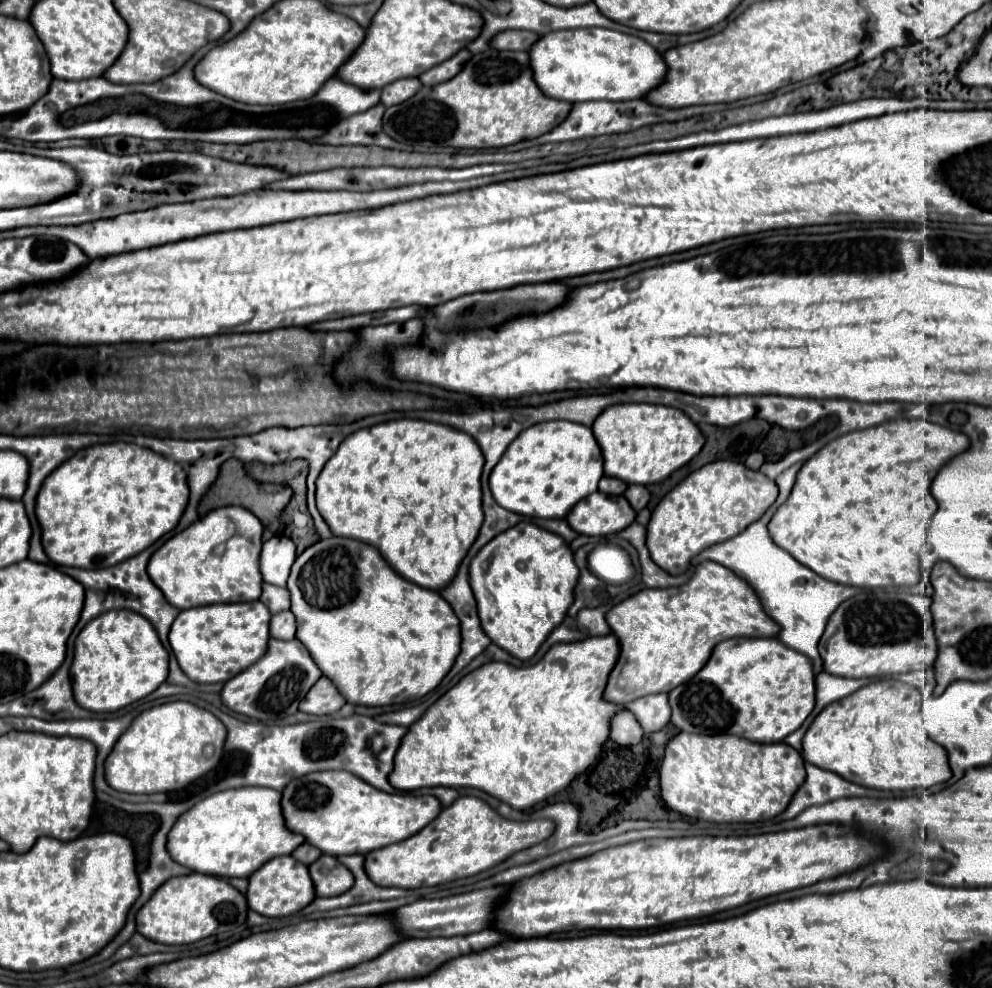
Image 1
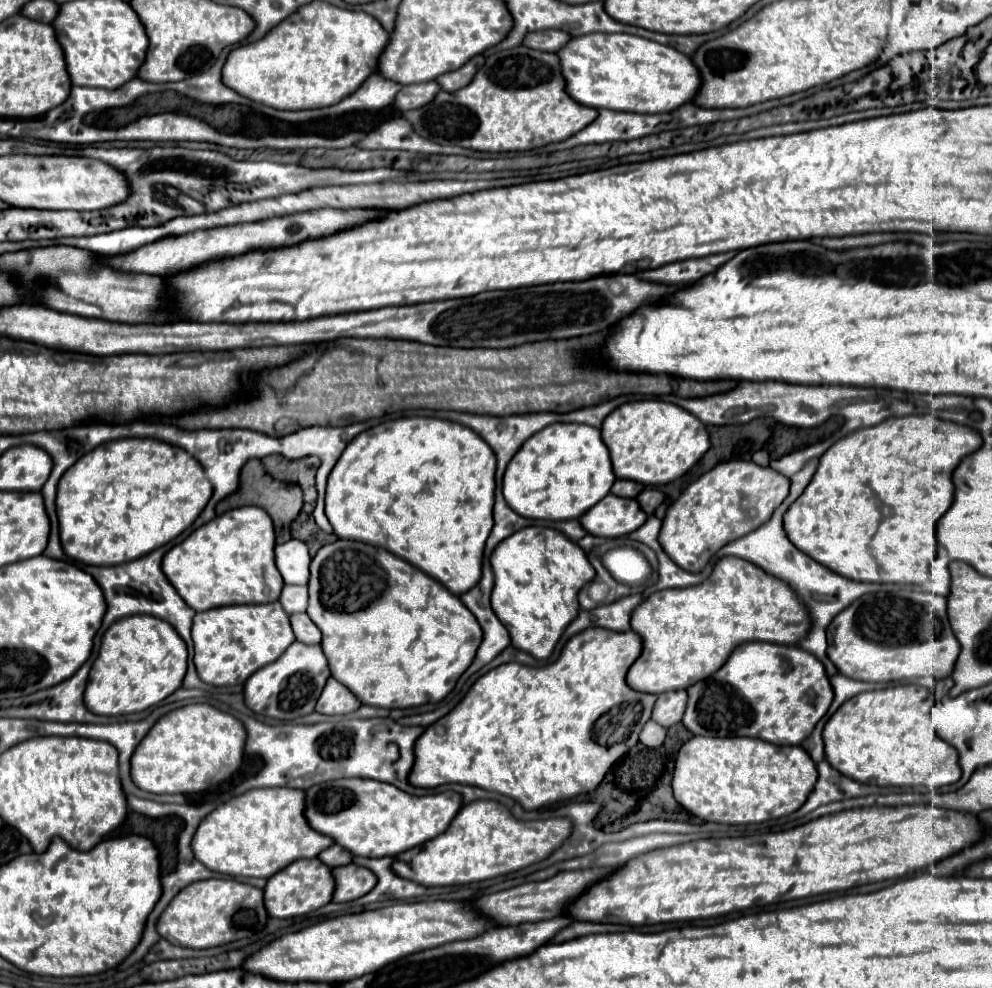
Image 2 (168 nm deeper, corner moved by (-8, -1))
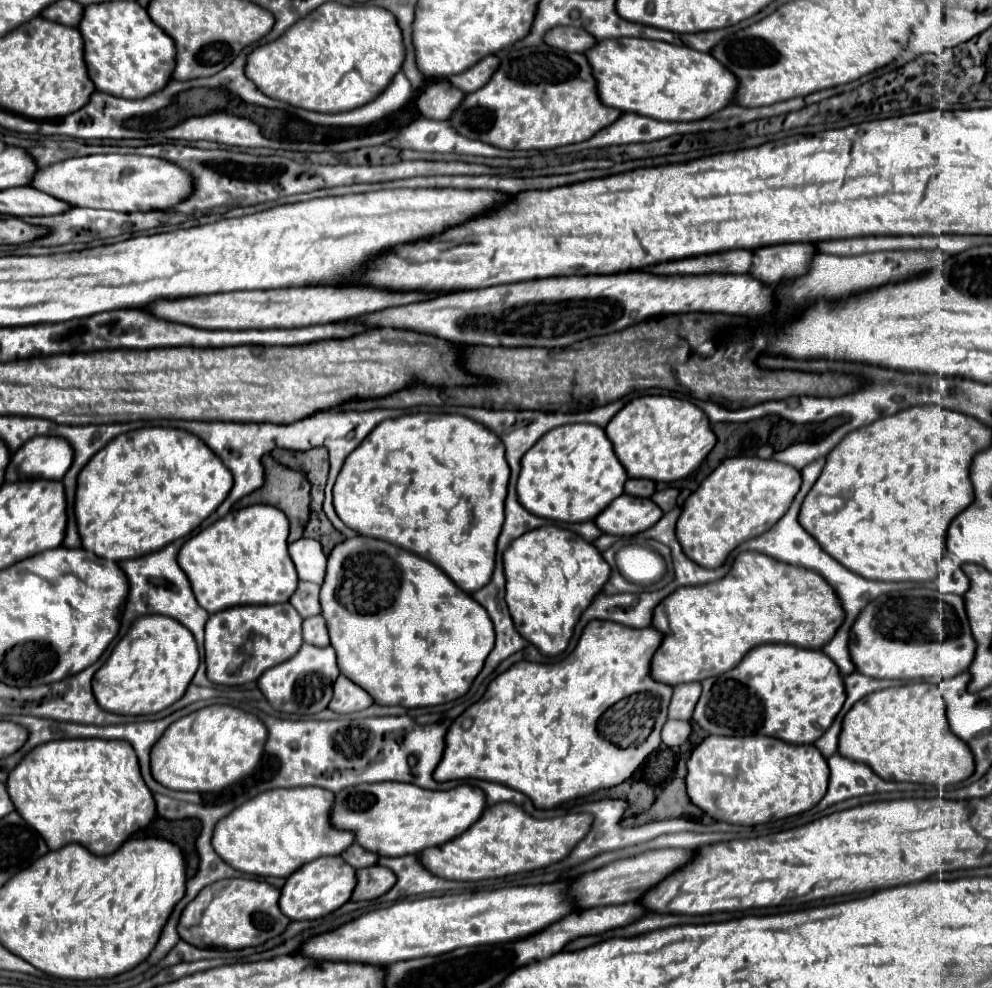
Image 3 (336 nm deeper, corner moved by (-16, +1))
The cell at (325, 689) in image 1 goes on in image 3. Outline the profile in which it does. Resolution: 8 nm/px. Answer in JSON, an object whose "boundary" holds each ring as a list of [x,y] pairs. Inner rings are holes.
{"boundary":[[[346,676],[336,678],[334,696],[332,696],[332,702],[328,704],[330,710],[334,710],[338,714],[350,714],[350,712],[360,712],[372,704],[374,704],[374,700],[366,690],[356,686]]]}

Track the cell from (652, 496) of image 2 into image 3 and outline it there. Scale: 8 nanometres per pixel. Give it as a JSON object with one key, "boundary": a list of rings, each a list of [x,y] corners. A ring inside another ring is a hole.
{"boundary":[[[664,488],[664,490],[658,490],[652,494],[652,500],[664,510],[672,510],[676,506],[676,498],[678,498],[678,490],[676,488]]]}

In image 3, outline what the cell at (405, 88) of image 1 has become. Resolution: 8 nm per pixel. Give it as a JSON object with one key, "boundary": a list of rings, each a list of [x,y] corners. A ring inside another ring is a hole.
{"boundary":[[[434,80],[420,90],[416,104],[422,116],[432,120],[448,120],[464,98],[466,94],[448,80]]]}

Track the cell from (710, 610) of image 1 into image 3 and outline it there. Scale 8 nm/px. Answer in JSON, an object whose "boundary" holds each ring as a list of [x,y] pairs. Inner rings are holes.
{"boundary":[[[740,552],[732,570],[710,584],[702,586],[684,586],[674,594],[666,596],[654,610],[652,626],[664,634],[662,646],[656,650],[652,660],[652,676],[658,682],[676,686],[682,682],[702,682],[704,678],[724,674],[736,666],[748,650],[768,644],[796,644],[800,648],[822,648],[832,640],[836,630],[844,622],[844,608],[834,588],[814,570],[792,566],[780,560],[774,560],[760,552]]]}

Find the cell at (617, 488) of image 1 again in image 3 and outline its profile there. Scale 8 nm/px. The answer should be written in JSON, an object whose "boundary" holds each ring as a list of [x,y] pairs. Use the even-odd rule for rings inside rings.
{"boundary":[[[630,478],[624,486],[624,492],[630,496],[652,496],[654,494],[654,482],[652,480],[634,480]]]}

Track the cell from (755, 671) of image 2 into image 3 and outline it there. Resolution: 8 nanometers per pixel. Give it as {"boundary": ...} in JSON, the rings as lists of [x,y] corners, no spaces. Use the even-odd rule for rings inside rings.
{"boundary":[[[762,644],[752,648],[730,672],[702,682],[702,696],[692,720],[720,736],[764,734],[792,744],[814,744],[834,722],[844,698],[844,678],[822,650]]]}

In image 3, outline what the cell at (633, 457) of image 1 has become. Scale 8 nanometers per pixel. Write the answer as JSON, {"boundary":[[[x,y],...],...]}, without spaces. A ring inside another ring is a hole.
{"boundary":[[[640,396],[630,400],[604,428],[630,478],[674,482],[694,472],[716,444],[708,416],[688,400],[674,396]]]}

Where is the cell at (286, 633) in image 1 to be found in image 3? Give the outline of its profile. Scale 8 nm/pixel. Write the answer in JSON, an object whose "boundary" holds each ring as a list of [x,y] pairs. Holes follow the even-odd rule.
{"boundary":[[[312,616],[312,618],[304,620],[302,630],[304,630],[306,644],[312,644],[312,646],[328,646],[330,644],[326,622],[322,616]]]}

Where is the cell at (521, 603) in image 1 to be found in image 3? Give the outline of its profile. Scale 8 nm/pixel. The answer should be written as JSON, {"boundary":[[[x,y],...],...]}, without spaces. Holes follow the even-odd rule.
{"boundary":[[[542,526],[524,534],[524,538],[516,538],[516,542],[512,542],[512,546],[504,552],[504,574],[506,574],[506,604],[510,608],[516,630],[520,630],[520,634],[528,642],[532,642],[542,654],[556,656],[566,650],[580,614],[590,606],[594,596],[602,592],[604,584],[610,578],[610,566],[596,550],[596,546],[586,542],[582,536],[566,528]]]}

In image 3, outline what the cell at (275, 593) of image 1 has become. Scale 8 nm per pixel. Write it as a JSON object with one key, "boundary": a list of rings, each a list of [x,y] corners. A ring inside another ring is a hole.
{"boundary":[[[300,582],[298,584],[296,592],[290,598],[290,604],[296,606],[296,610],[302,618],[322,614],[322,608],[320,608],[320,602],[318,602],[318,592],[320,592],[320,586],[314,584],[314,582]]]}

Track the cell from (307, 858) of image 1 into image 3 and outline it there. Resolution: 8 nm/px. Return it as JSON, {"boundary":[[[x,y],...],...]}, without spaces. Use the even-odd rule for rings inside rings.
{"boundary":[[[356,842],[342,852],[342,858],[344,858],[350,866],[354,866],[354,868],[368,868],[368,866],[374,866],[374,864],[378,862],[378,854],[364,850],[364,848],[362,848],[360,844],[356,844]]]}

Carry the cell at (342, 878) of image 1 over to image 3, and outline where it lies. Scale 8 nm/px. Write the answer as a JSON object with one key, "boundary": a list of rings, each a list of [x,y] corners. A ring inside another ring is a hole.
{"boundary":[[[370,866],[356,872],[358,884],[352,894],[352,900],[374,900],[386,894],[396,884],[396,874],[384,866]]]}

